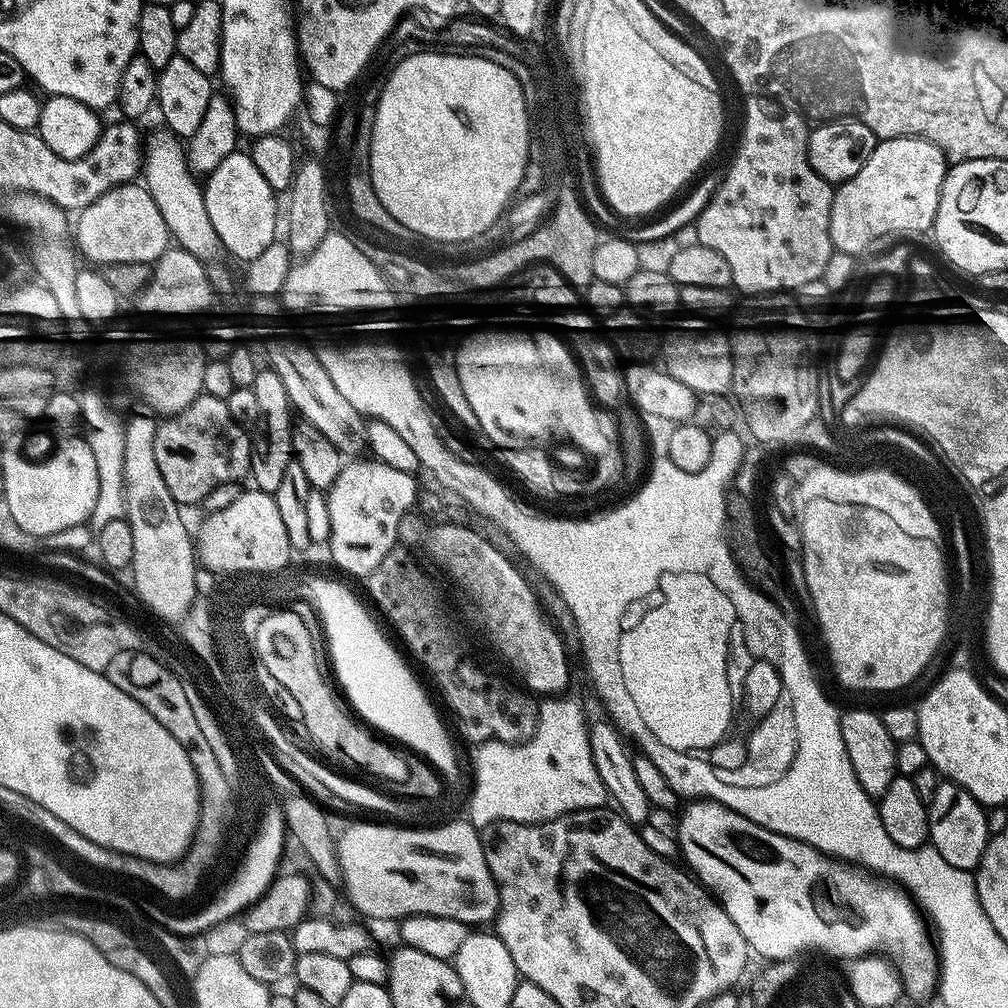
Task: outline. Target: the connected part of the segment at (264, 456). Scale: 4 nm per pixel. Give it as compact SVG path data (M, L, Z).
M270 366L257 371L251 388L254 390L254 395L256 395L262 418L252 441L250 480L256 483L253 485L259 491L275 494L282 478L286 475L286 466L290 466L290 462L294 459L292 454L294 409L290 398L286 394L286 386L283 384L282 378L278 378L278 374Z

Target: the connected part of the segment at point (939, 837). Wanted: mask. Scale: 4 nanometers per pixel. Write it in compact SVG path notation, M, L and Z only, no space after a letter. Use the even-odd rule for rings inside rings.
M940 782L927 806L930 844L942 854L942 858L946 858L946 862L950 862L950 866L975 870L990 839L985 805L979 804L962 786Z

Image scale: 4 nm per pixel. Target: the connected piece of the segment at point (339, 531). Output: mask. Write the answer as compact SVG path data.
M356 458L345 463L326 495L330 512L332 560L344 572L367 578L398 544L398 526L417 503L417 477L394 470L375 458Z

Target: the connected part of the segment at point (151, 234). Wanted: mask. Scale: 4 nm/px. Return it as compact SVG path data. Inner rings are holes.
M143 183L120 184L111 188L85 208L74 220L74 243L79 255L93 260L93 265L151 264L155 265L170 247L170 233L162 212Z

